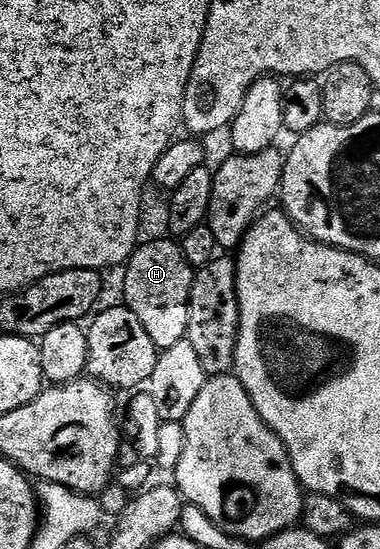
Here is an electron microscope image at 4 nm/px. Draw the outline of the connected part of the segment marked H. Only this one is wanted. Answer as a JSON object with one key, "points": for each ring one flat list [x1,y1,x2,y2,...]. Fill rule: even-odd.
{"points":[[149,241,138,244,132,257,124,266,124,304,143,323,151,343,158,351,175,347,175,343,186,340,187,311,193,286,195,270,187,263,180,244,173,241]]}

